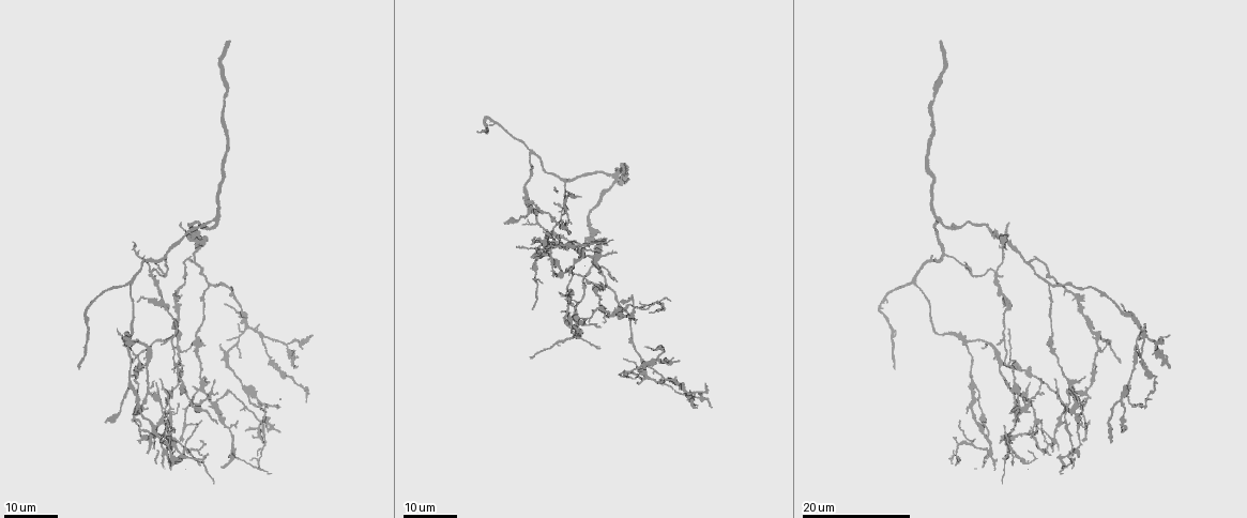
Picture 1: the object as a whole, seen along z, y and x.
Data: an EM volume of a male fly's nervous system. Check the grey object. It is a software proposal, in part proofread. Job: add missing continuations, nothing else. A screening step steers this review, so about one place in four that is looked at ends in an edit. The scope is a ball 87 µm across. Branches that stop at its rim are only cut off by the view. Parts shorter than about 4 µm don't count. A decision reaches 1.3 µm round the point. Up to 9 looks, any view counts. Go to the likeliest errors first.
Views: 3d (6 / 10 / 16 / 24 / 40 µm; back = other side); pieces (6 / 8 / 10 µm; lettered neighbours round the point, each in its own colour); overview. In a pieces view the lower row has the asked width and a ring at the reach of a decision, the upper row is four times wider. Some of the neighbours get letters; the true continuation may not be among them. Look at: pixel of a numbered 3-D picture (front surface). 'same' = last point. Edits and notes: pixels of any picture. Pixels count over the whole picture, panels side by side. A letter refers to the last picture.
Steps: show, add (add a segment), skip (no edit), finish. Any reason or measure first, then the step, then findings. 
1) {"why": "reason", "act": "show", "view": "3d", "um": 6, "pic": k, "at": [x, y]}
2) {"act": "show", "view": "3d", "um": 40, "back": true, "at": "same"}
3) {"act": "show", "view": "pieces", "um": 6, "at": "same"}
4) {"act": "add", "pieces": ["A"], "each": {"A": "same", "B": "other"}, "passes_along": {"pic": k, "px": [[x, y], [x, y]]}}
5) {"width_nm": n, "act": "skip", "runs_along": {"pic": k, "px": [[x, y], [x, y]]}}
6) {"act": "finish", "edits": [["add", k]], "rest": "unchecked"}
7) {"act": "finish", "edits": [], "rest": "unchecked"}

{"why": "branch stops here", "act": "show", "view": "3d", "um": 24, "pic": 1, "at": [598, 349]}

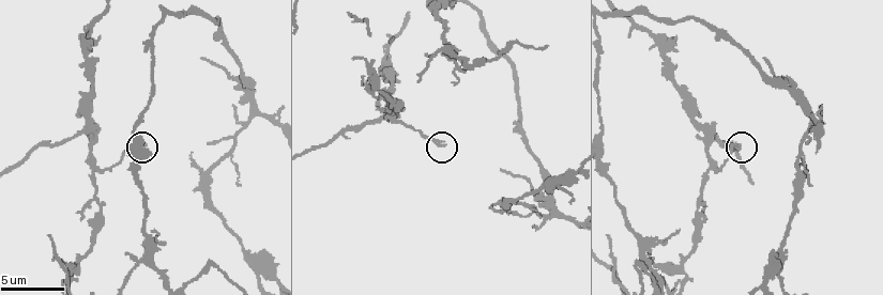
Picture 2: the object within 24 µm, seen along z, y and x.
{"act": "show", "view": "pieces", "um": 10, "pic": 2, "at": [442, 142]}

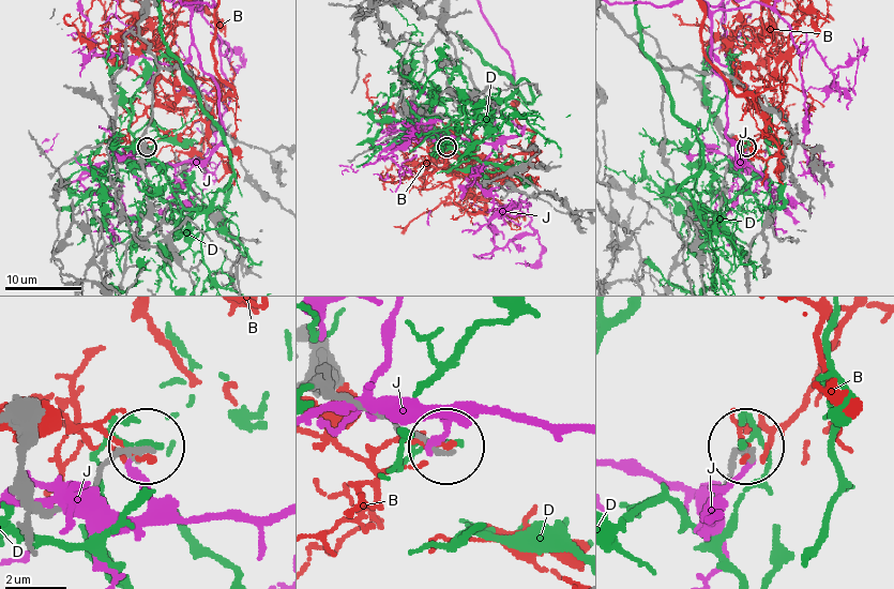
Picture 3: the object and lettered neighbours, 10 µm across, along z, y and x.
{"act": "skip", "each": {"B": "other", "D": "other", "J": "other"}, "runs_along": {"pic": 3, "px": [[23, 477], [54, 508], [144, 447]]}, "found": "none of them fits"}

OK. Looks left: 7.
{"why": "branch stops here", "act": "show", "view": "3d", "um": 16, "pic": 1, "at": [1008, 224]}

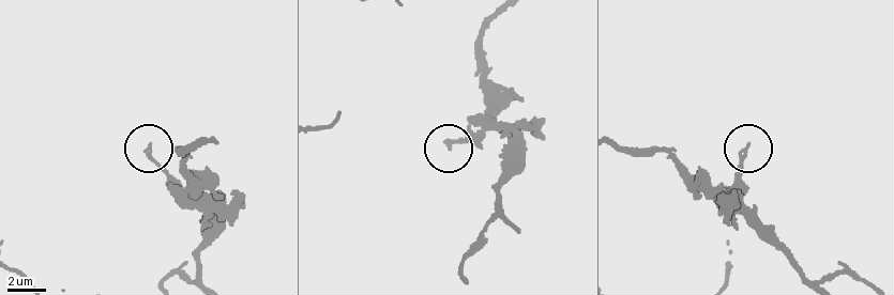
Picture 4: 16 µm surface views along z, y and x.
{"act": "show", "view": "pieces", "um": 6, "pic": 4, "at": [747, 146]}

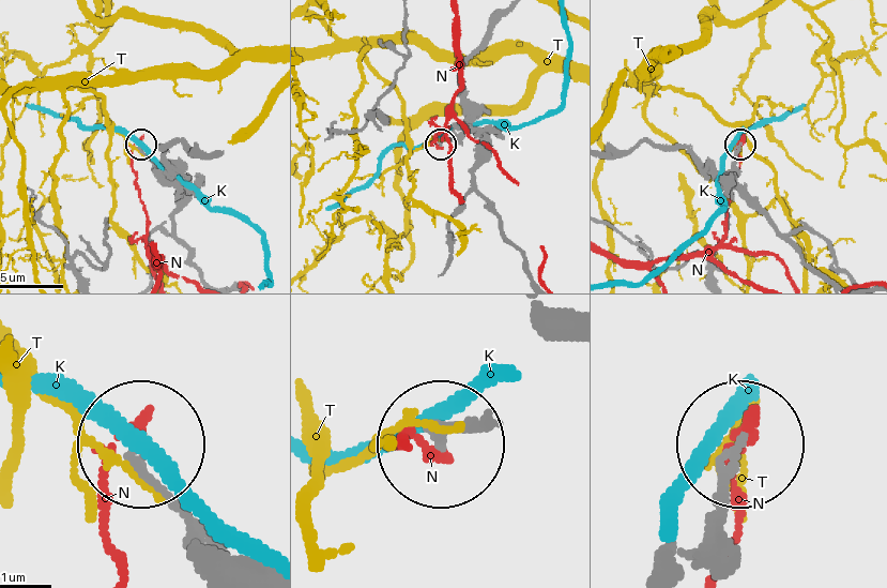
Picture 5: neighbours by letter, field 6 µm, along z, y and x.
{"act": "skip", "each": {"K": "other", "N": "other", "T": "other"}, "runs_along": {"pic": 5, "px": [[608, 154], [650, 141], [688, 149], [725, 170], [738, 146]]}, "found": "none of them fits"}

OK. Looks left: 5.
{"why": "thin end", "act": "show", "view": "pieces", "um": 8, "pic": 2, "at": [500, 170]}

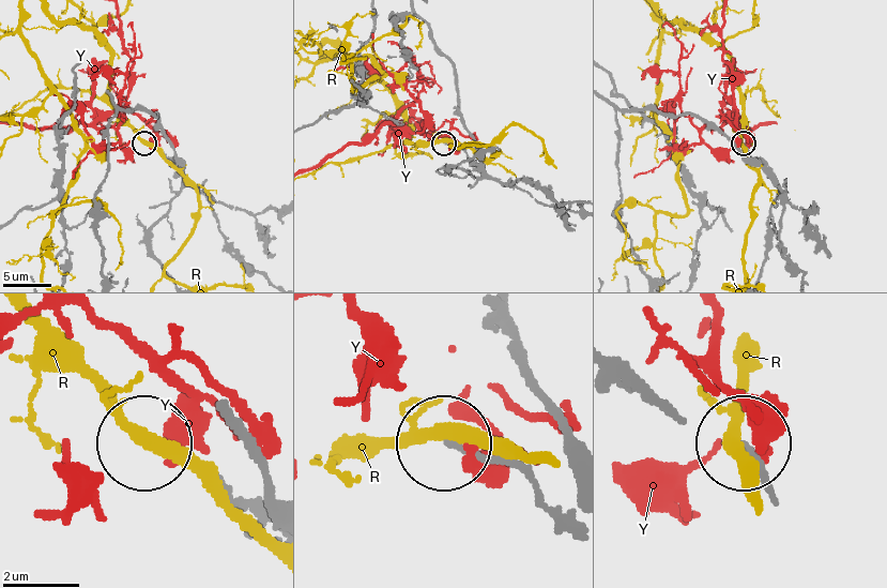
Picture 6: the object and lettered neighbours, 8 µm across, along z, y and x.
{"width_nm": 140, "act": "skip", "each": {"R": "other", "Y": "other"}, "runs_along": {"pic": 6, "px": [[557, 509], [509, 467], [445, 445]]}, "found": "no lettered segment goes on from it"}

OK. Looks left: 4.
{"why": "an open end", "act": "show", "view": "3d", "um": 24, "pic": 1, "at": [536, 242]}

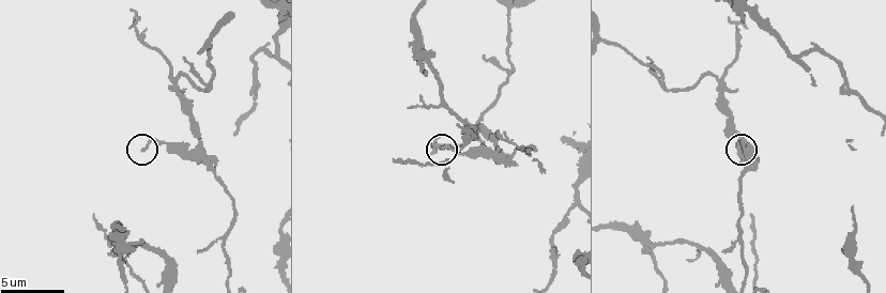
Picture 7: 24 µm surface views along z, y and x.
{"act": "show", "view": "pieces", "um": 8, "pic": 7, "at": [144, 149]}

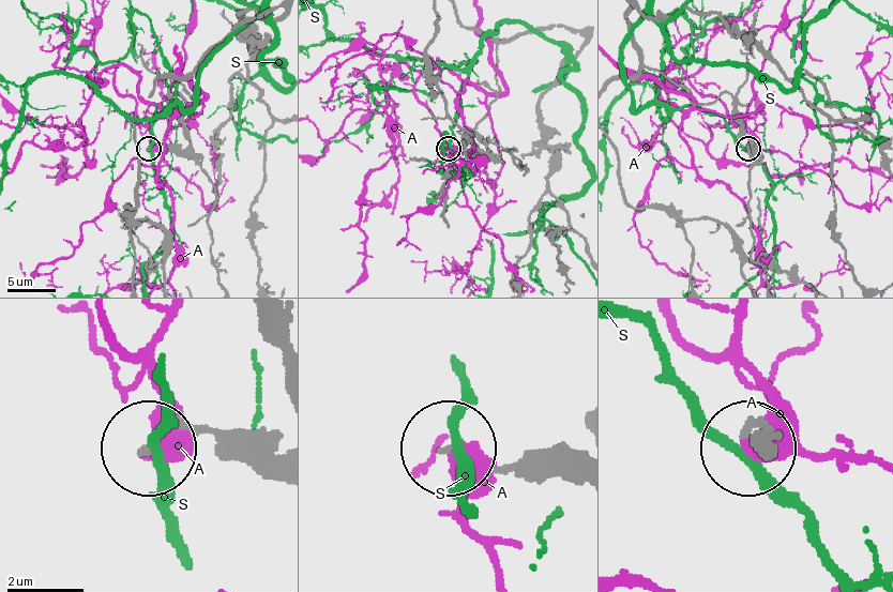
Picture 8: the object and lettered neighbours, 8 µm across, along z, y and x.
{"act": "skip", "each": {"A": "other", "S": "other"}, "found": "no lettered segment goes on from it"}

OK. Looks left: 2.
{"act": "finish", "edits": [], "rest": "unchecked"}

